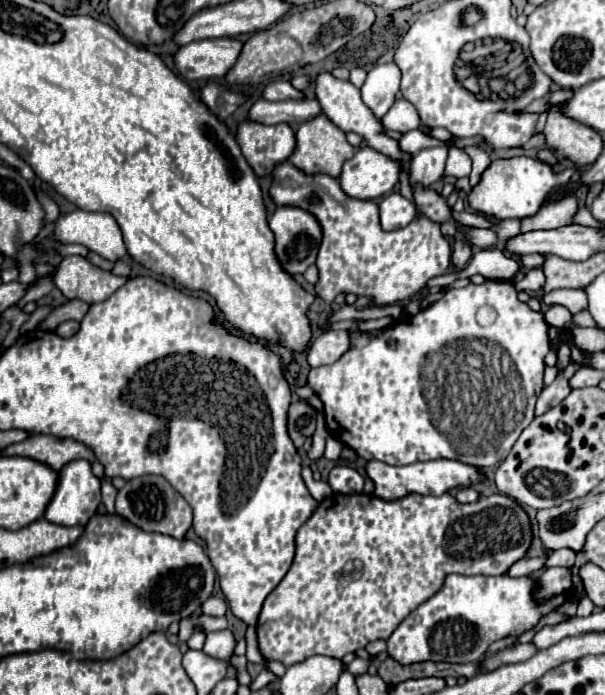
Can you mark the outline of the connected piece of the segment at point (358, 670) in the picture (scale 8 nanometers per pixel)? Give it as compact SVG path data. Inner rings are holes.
M356 657L351 664L348 667L348 671L352 673L353 675L360 675L361 673L365 673L368 670L368 667L374 663L374 660L368 658L368 659L362 659L359 657Z

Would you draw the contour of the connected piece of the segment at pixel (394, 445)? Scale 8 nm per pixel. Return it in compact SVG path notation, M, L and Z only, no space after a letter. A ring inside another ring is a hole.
M485 281L481 285L469 283L467 287L461 289L449 289L437 303L433 303L427 309L421 309L417 315L409 317L407 321L389 325L387 329L379 333L367 333L367 331L357 331L349 329L349 349L333 363L333 365L323 365L317 369L311 369L307 375L307 385L317 393L317 397L323 403L325 411L325 423L327 431L331 437L339 439L343 445L351 447L359 457L363 459L377 459L387 465L411 465L415 461L429 461L429 459L455 459L473 467L491 467L499 465L521 431L533 421L533 409L537 395L543 389L543 369L545 369L545 355L549 353L549 339L547 339L547 323L543 319L543 313L535 313L527 303L521 303L517 299L517 291L513 283L509 281ZM489 309L487 319L479 319L479 311Z

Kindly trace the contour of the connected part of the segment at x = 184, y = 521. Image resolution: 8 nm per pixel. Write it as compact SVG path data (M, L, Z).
M143 475L143 477L127 481L125 487L117 495L115 509L121 517L129 519L133 525L137 525L143 531L163 533L163 535L169 535L175 539L185 537L187 529L191 527L191 519L193 519L189 503L161 475Z

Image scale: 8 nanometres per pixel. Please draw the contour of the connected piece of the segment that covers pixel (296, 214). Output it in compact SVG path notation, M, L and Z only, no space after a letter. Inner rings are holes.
M279 207L269 219L269 227L275 233L275 255L279 265L289 275L303 275L309 265L315 263L321 245L321 227L311 213L293 207Z

